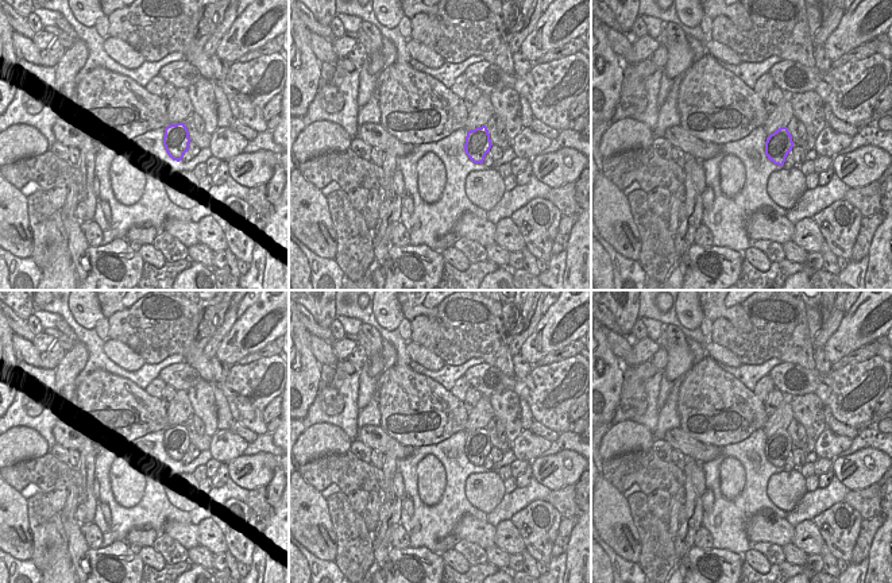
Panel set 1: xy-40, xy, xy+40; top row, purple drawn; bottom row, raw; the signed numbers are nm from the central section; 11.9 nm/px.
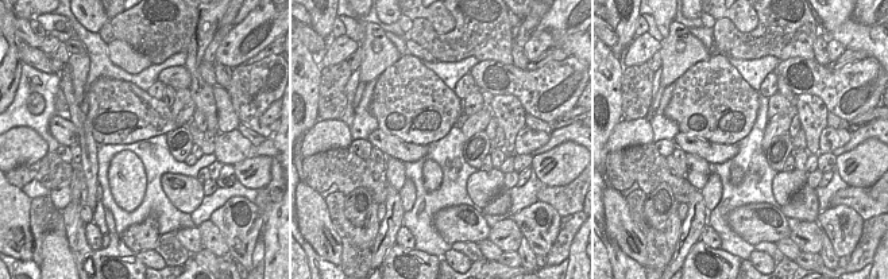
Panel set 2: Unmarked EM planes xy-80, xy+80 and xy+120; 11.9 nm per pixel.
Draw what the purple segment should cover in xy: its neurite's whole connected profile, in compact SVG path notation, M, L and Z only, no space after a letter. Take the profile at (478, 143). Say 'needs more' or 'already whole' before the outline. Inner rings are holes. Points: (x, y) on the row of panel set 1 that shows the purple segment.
already whole; M486 126L467 131L464 151L474 163L483 163L493 143Z

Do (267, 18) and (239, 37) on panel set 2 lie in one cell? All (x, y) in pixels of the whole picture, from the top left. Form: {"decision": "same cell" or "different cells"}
{"decision": "same cell"}

